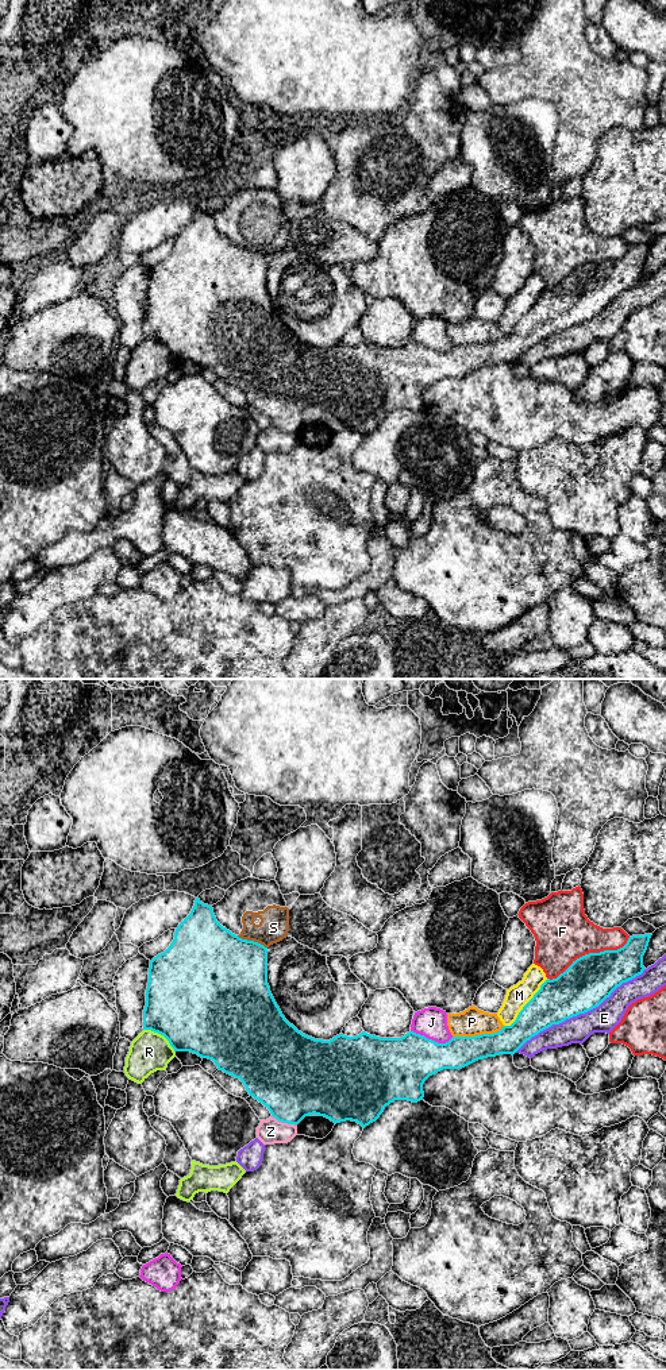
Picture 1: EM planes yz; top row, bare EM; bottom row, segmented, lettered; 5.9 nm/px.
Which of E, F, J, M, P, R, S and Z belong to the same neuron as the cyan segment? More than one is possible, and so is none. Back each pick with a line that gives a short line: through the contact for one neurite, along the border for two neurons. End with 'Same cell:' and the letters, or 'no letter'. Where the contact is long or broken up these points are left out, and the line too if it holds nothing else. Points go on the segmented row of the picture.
Same cell: no letter

